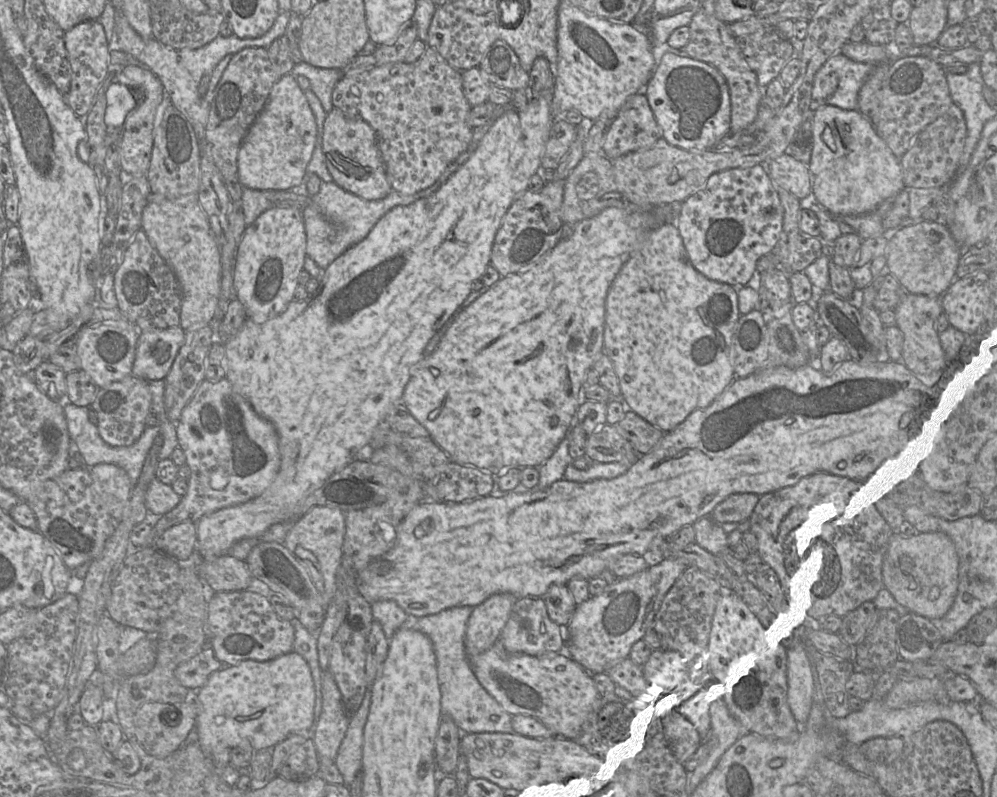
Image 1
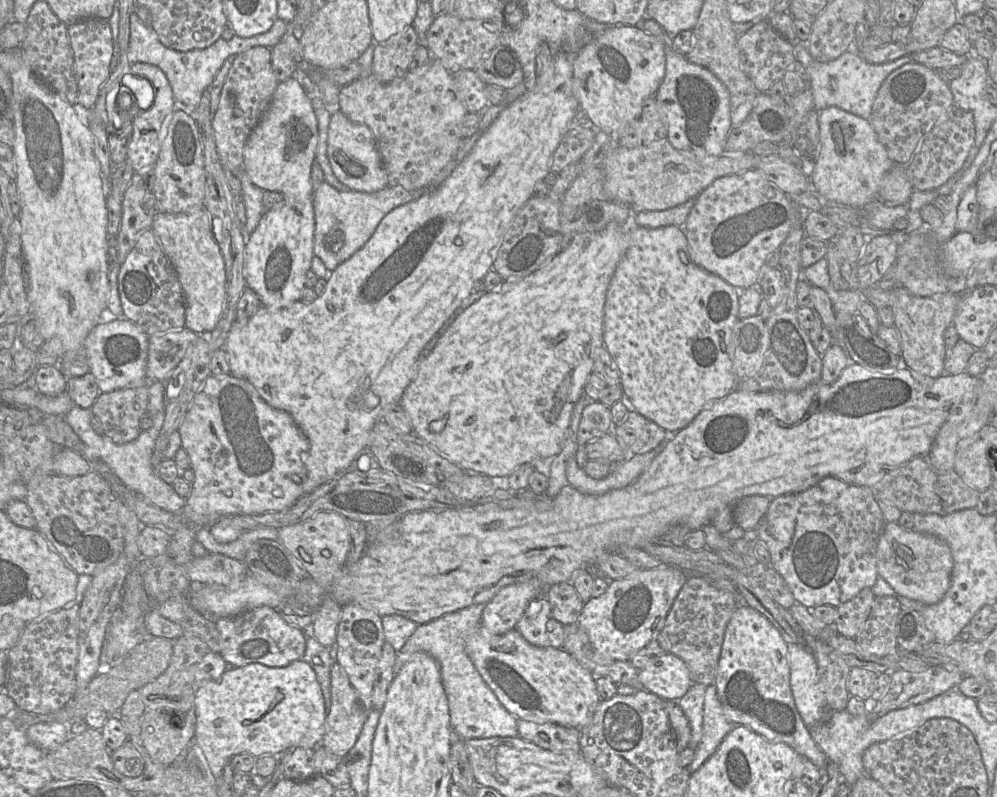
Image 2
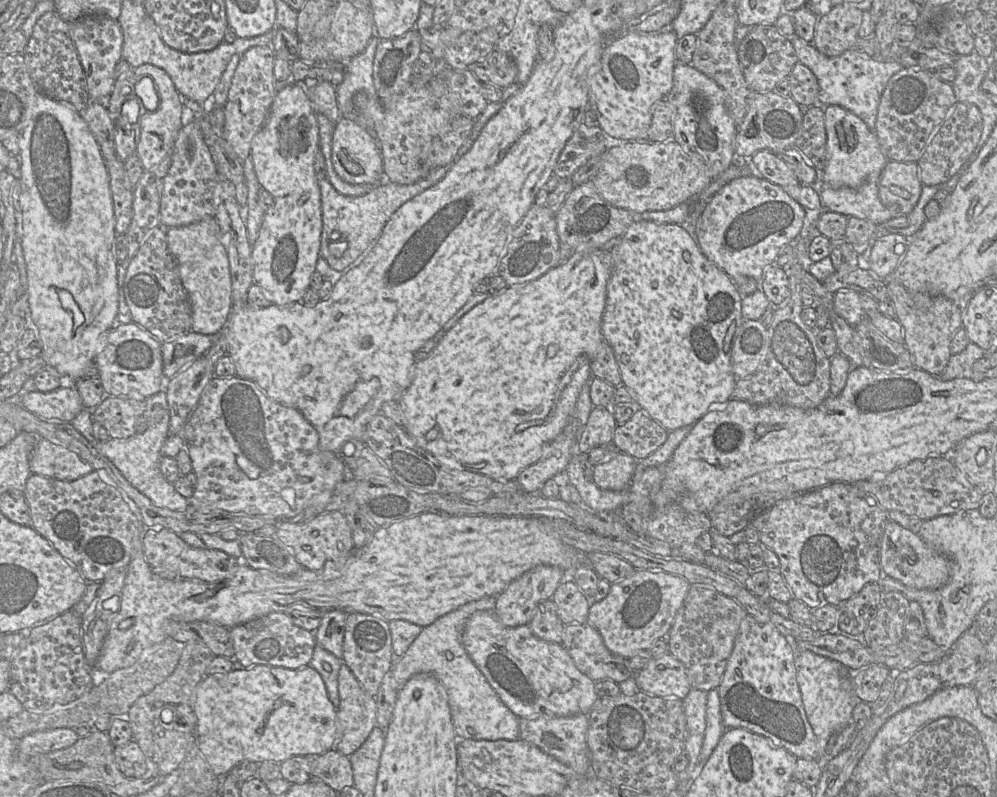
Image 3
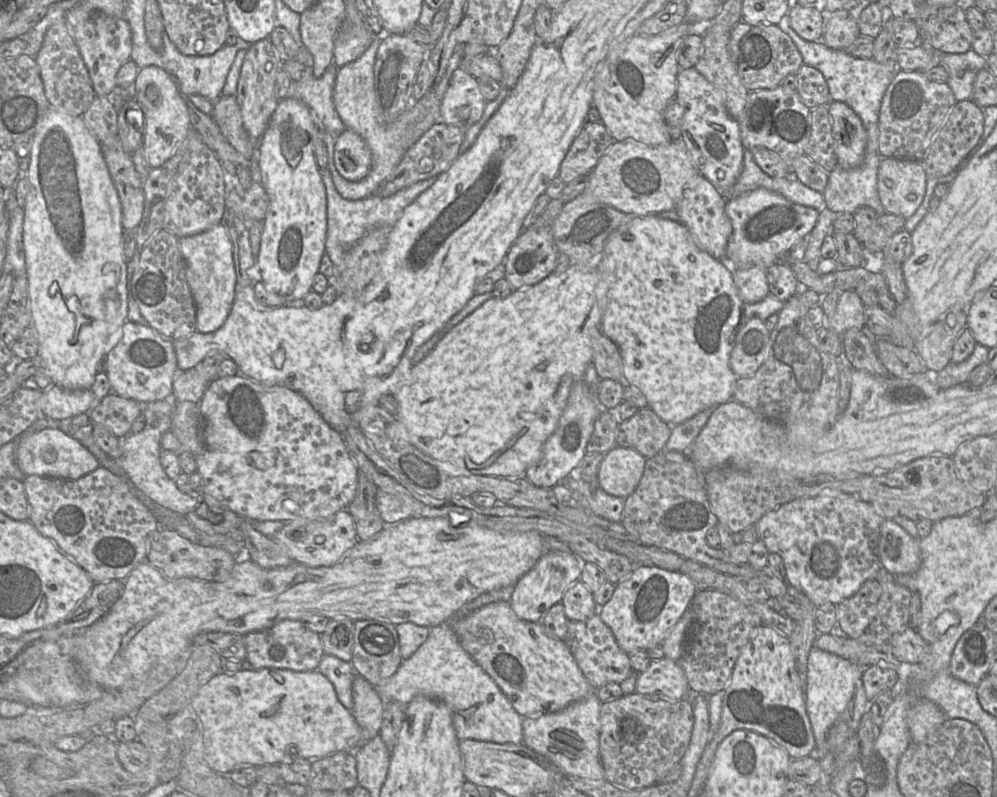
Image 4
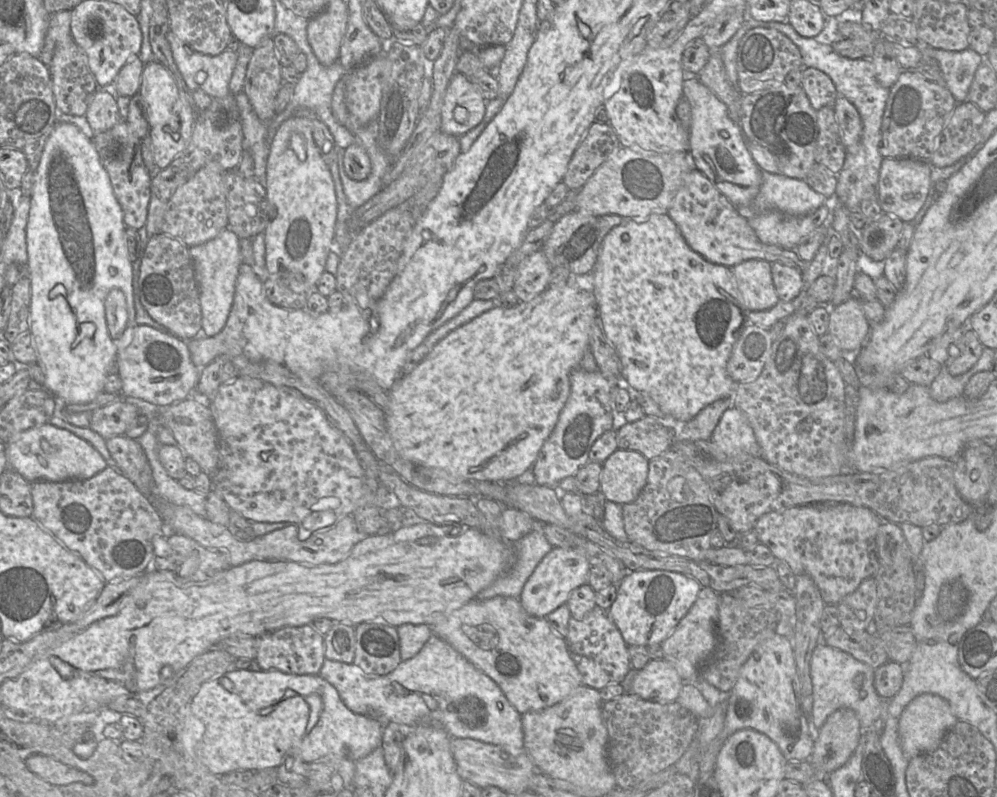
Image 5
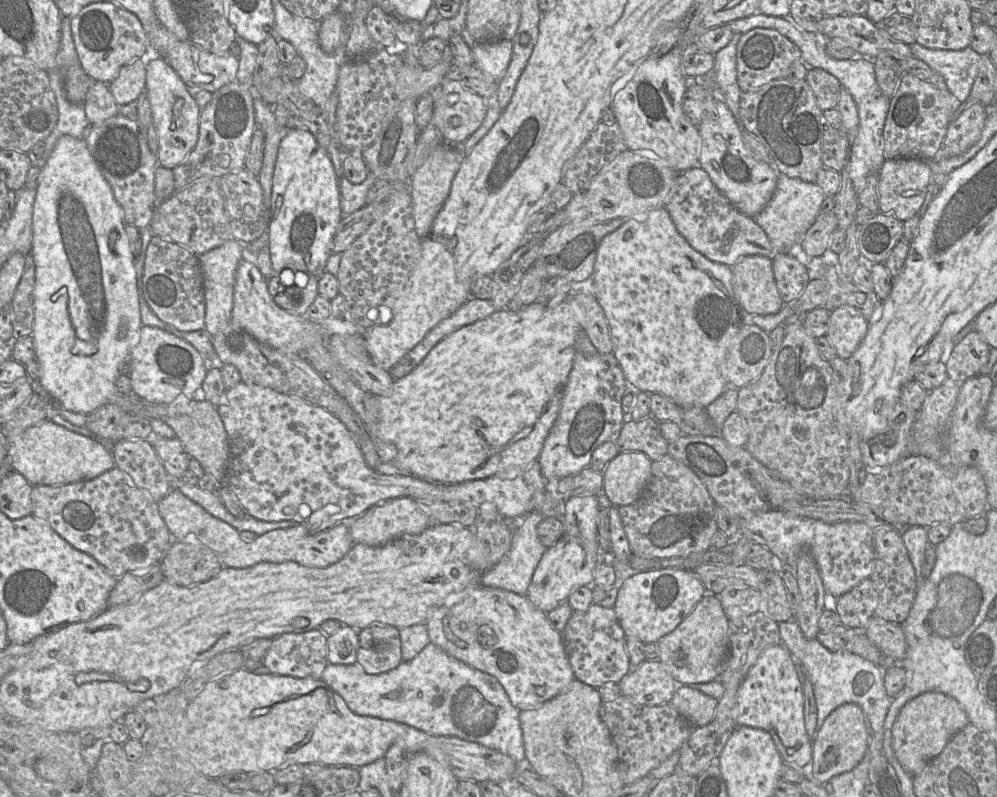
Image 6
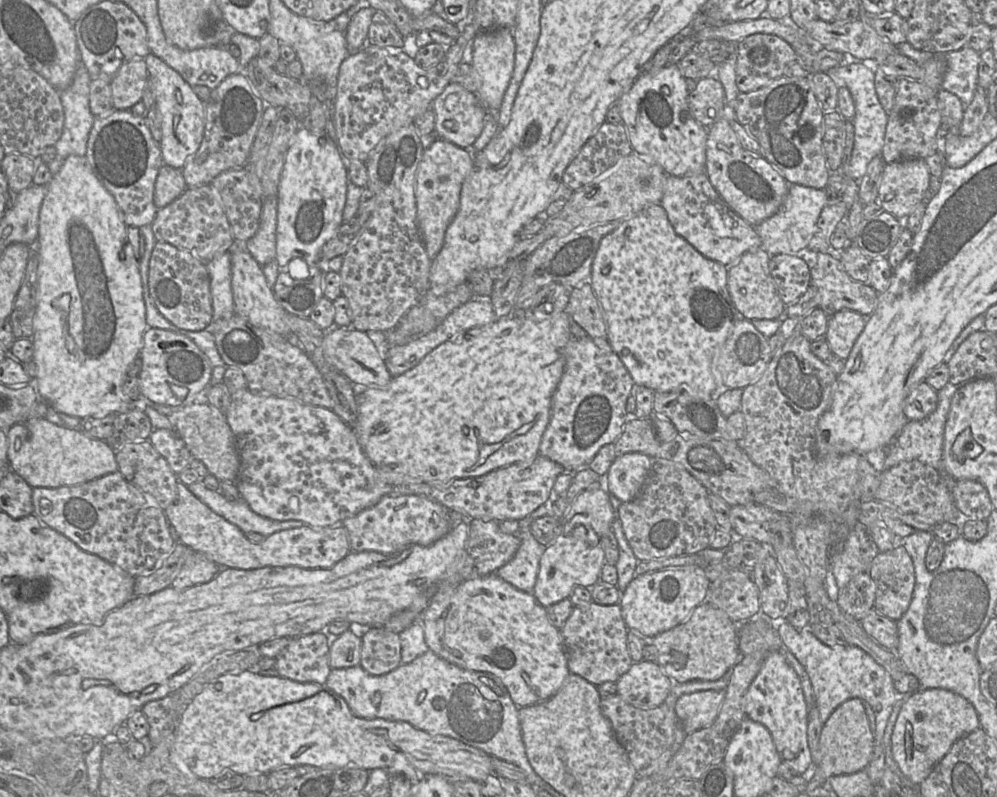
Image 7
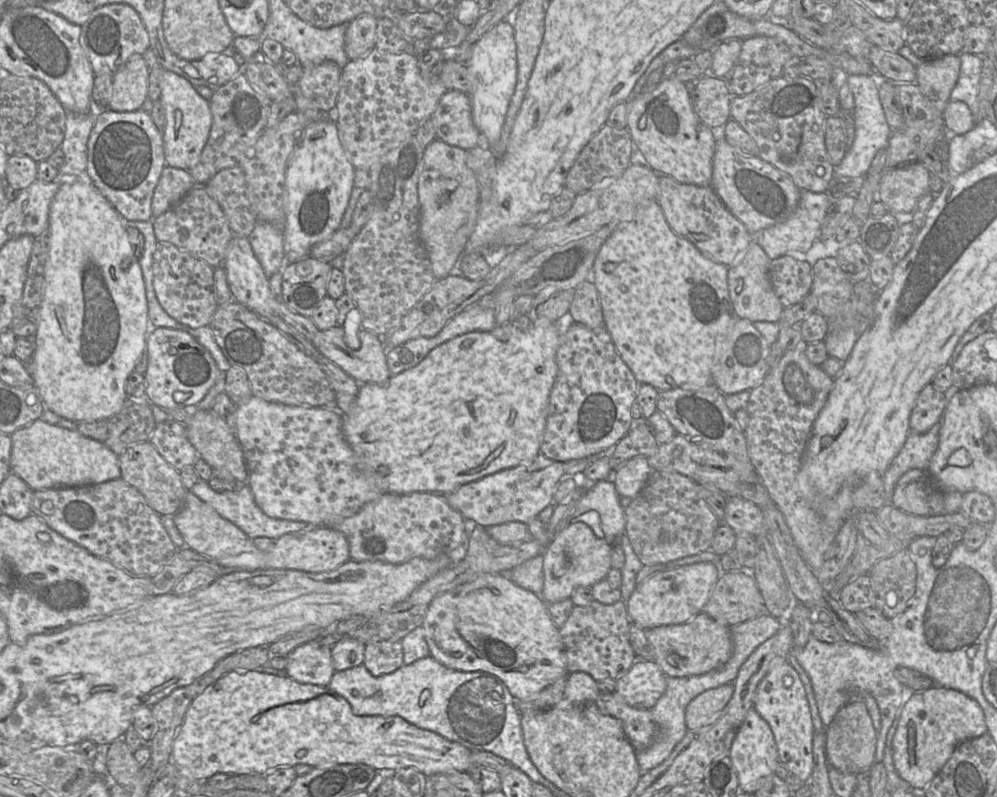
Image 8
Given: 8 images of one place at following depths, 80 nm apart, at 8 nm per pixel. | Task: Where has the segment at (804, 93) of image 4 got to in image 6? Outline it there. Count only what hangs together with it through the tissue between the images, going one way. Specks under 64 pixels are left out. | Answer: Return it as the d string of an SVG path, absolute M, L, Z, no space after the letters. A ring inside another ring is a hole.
M809 68L805 80L822 111L837 108L843 87L836 77L822 69Z

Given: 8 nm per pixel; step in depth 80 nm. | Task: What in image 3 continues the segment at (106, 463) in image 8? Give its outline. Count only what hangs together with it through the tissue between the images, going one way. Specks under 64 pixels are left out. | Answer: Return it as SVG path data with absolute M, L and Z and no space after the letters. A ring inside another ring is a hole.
M44 438L37 441L32 451L29 468L31 473L66 480L78 479L94 470L76 452Z

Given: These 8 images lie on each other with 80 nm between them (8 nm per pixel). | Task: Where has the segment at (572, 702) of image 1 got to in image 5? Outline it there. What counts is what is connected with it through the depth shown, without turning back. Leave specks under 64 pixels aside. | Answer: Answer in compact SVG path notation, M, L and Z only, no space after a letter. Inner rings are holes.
M474 599L437 621L431 629L490 677L521 715L551 707L582 685L565 639L552 630L545 618L529 615L519 599Z

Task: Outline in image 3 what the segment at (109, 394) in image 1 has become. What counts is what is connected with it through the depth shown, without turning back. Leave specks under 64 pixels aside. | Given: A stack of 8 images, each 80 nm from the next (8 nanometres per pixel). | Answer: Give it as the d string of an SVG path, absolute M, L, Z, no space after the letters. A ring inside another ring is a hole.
M107 396L96 407L87 409L93 421L98 421L113 439L125 439L135 434L135 424L144 413L145 401L121 396Z

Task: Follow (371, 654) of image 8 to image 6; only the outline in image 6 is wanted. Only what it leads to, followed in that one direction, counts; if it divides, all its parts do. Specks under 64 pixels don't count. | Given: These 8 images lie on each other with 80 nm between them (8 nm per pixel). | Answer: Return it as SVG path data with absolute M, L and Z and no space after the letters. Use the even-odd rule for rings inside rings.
M373 624L358 630L357 662L368 674L382 674L396 668L401 660L398 628Z

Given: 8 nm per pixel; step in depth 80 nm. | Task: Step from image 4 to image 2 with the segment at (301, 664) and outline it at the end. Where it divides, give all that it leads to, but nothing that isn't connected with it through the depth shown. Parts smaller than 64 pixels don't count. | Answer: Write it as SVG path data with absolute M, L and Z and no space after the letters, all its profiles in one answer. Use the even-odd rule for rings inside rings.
M260 606L237 616L213 619L221 638L220 655L229 667L253 663L285 667L295 660L303 659L307 639L304 631L287 623L275 608Z

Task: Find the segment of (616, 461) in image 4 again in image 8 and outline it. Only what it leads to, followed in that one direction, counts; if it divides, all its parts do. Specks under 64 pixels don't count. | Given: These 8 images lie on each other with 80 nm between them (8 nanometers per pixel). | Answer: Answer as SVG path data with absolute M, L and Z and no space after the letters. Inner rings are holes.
M636 456L613 470L611 480L620 498L633 499L643 489L652 469L645 456Z

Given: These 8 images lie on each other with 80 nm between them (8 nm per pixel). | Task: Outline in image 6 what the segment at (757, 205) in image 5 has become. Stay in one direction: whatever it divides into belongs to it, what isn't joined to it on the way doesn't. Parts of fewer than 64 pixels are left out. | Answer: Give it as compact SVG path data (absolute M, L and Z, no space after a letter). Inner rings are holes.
M778 174L776 189L771 200L753 219L765 232L777 253L787 253L802 243L807 231L820 214L820 207L825 198L822 189L815 183Z

